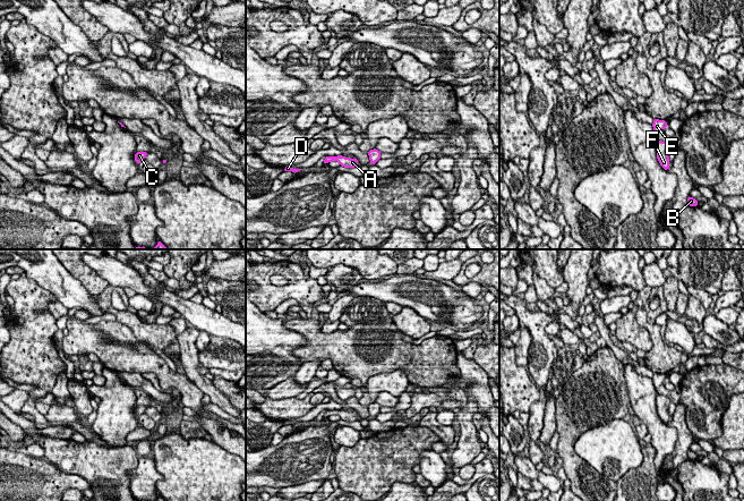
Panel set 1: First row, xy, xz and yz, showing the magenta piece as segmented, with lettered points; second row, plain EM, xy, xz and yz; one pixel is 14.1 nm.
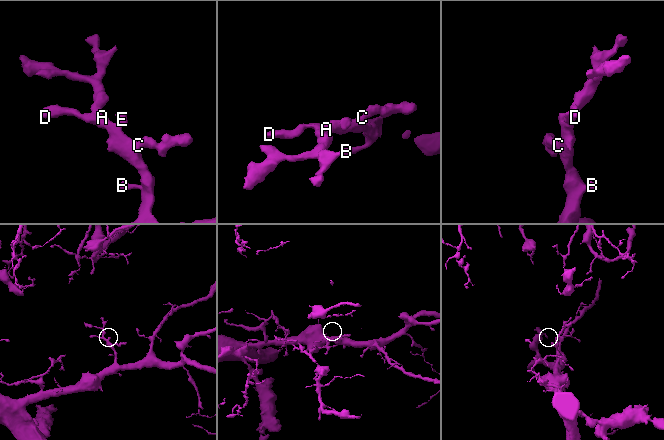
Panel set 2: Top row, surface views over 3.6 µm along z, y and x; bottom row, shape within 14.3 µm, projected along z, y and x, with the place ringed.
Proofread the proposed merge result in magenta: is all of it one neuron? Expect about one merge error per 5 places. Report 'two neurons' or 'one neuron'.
one neuron

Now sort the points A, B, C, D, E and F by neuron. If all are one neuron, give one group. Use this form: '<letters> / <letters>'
A B C D E F

